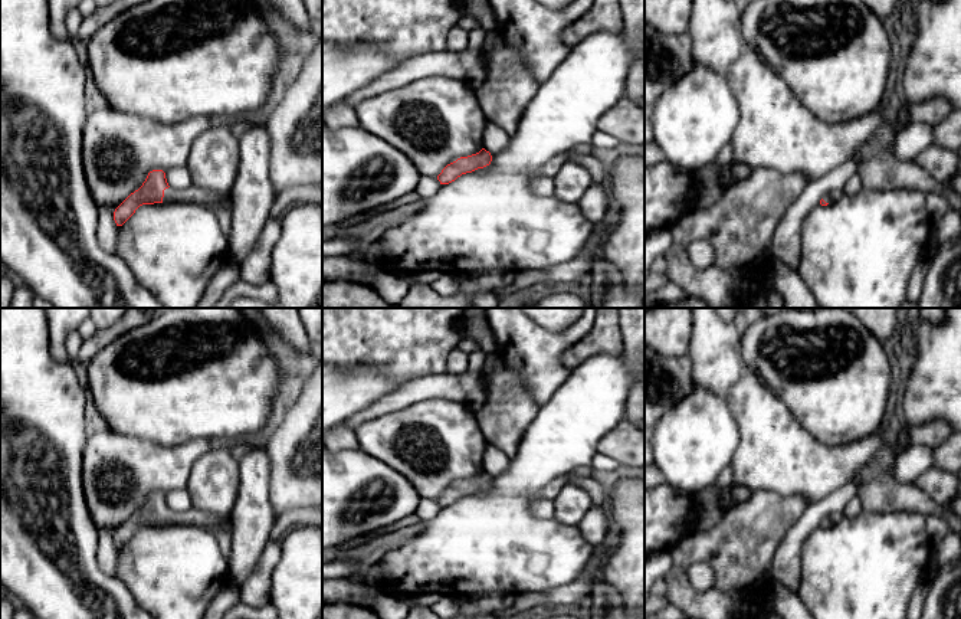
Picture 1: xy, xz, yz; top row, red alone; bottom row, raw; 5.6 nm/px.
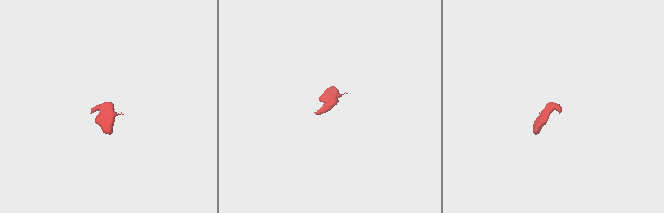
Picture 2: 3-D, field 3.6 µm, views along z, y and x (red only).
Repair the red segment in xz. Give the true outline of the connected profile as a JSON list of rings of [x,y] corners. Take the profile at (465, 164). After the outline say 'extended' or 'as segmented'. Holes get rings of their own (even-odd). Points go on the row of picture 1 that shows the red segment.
[[[482,148],[476,154],[460,157],[456,161],[447,164],[437,176],[437,180],[440,181],[440,184],[449,184],[462,174],[472,173],[478,168],[489,166],[491,161],[492,161],[491,153]]]; as segmented

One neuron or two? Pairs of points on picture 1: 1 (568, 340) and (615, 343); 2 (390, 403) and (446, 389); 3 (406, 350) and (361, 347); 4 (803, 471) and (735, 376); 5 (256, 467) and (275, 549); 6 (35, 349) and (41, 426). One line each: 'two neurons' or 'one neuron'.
1: two neurons
2: one neuron
3: one neuron
4: one neuron
5: two neurons
6: one neuron

